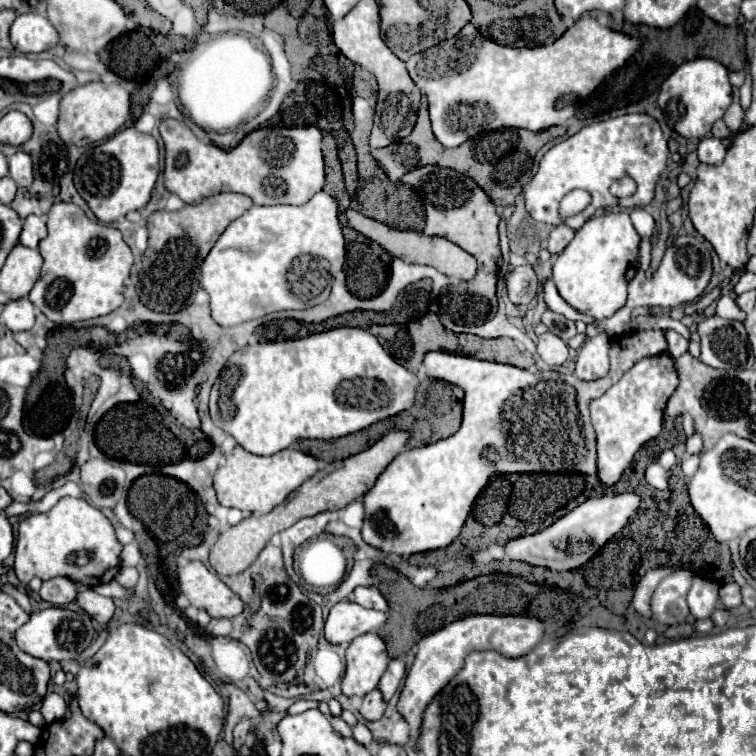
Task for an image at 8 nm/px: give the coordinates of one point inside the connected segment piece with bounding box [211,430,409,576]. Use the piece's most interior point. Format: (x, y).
(237, 547)

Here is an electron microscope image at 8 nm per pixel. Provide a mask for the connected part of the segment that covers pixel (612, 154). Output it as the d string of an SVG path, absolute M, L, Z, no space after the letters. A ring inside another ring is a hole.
M625 114L617 118L609 118L605 122L597 122L591 126L585 126L571 138L555 144L545 152L545 156L539 162L537 174L531 178L531 182L525 188L525 208L531 214L533 220L549 224L549 226L559 226L567 224L573 230L579 230L599 208L643 208L647 206L653 196L655 196L655 184L659 176L667 168L667 140L661 134L659 124L655 118L647 114ZM629 176L635 180L637 190L629 198L613 198L609 192L609 186L623 178ZM571 188L583 188L593 196L593 202L577 216L571 218L561 218L557 208L563 198Z

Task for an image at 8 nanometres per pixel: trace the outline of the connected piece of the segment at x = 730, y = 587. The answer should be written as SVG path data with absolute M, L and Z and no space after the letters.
M735 582L723 584L723 586L719 588L719 598L721 598L721 602L723 602L723 606L725 606L727 610L737 608L737 606L741 604L741 590L739 590L739 586L737 586Z

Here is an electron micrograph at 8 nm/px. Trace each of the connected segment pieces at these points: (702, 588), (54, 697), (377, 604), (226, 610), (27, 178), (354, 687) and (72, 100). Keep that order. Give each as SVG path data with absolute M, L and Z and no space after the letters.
M693 578L693 586L687 594L687 604L693 618L709 618L717 604L717 582L711 582L707 578Z
M55 692L47 694L43 704L41 704L41 714L43 714L47 724L51 724L53 720L61 720L65 716L65 710L67 710L65 700L59 694L55 694Z
M367 586L367 588L355 588L353 590L353 602L357 602L363 608L373 608L379 612L387 612L387 600L381 596L381 592L375 586Z
M201 562L179 566L177 586L179 592L191 602L191 606L205 610L211 618L233 618L243 612L241 598Z
M15 152L9 156L9 176L17 182L17 186L29 186L33 182L33 164L29 154Z
M369 632L365 636L355 638L345 650L345 676L341 682L341 690L345 696L365 696L377 688L379 678L383 676L389 656L385 642Z
M89 82L67 92L59 104L59 138L67 144L87 146L105 138L111 138L131 116L129 92L119 84L103 86L103 82Z

